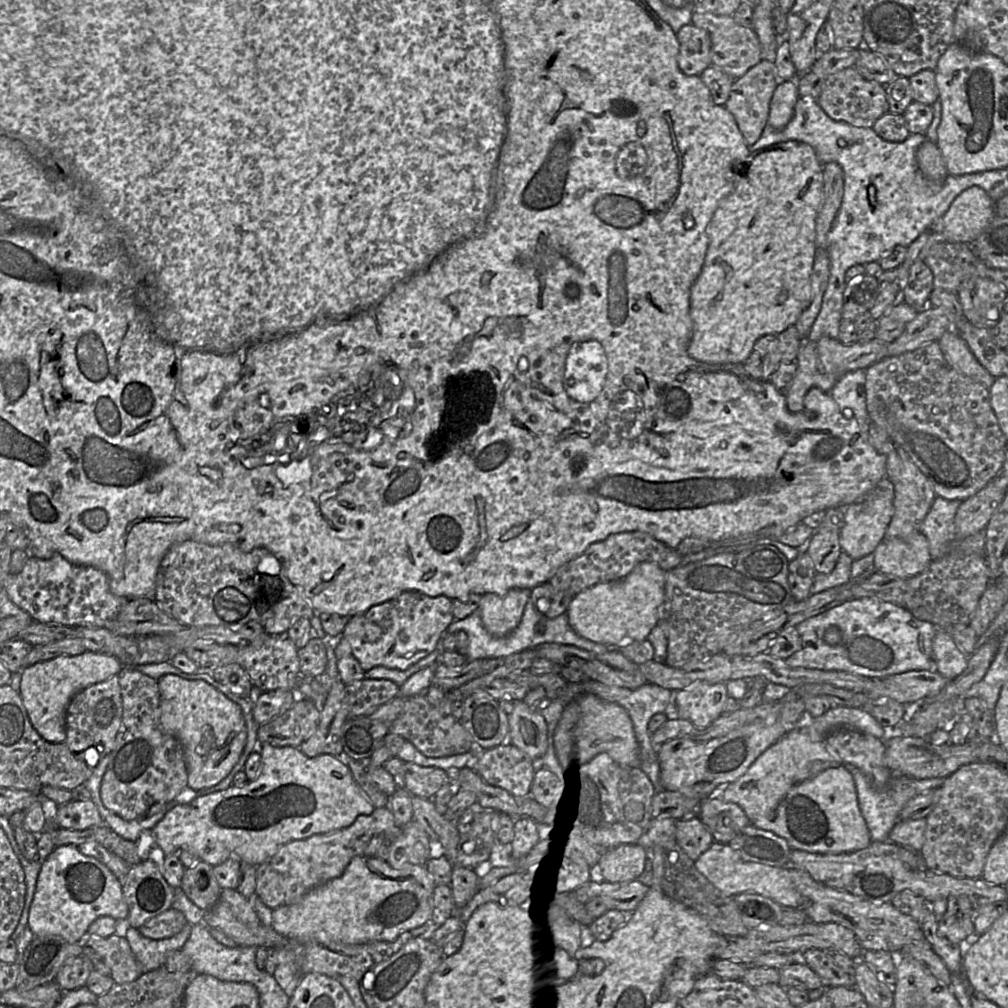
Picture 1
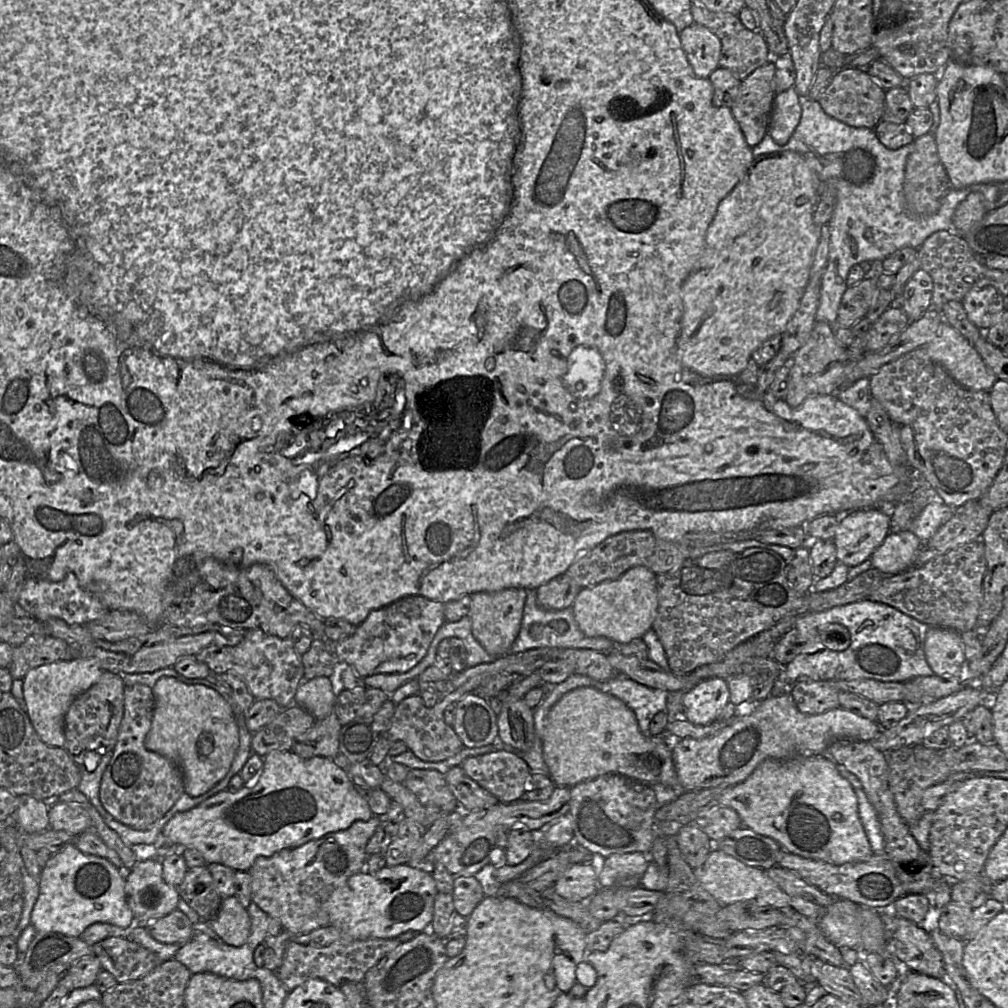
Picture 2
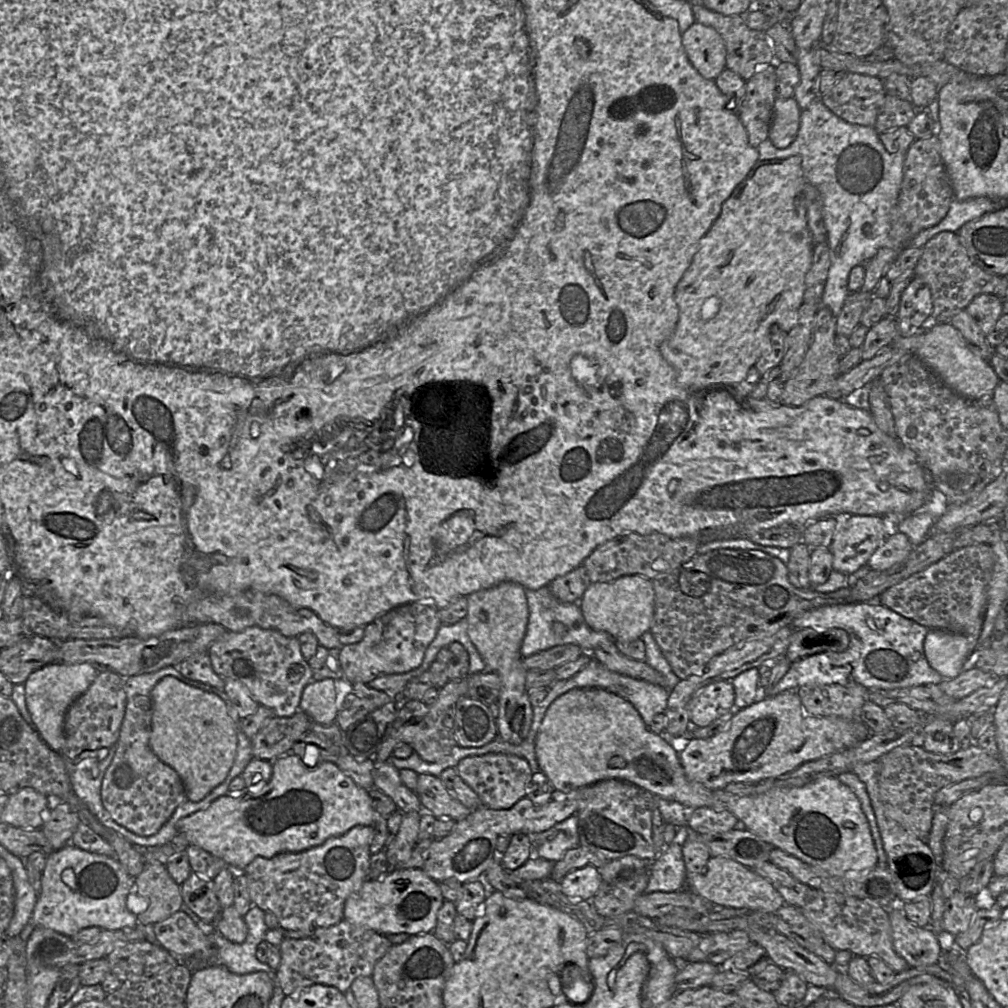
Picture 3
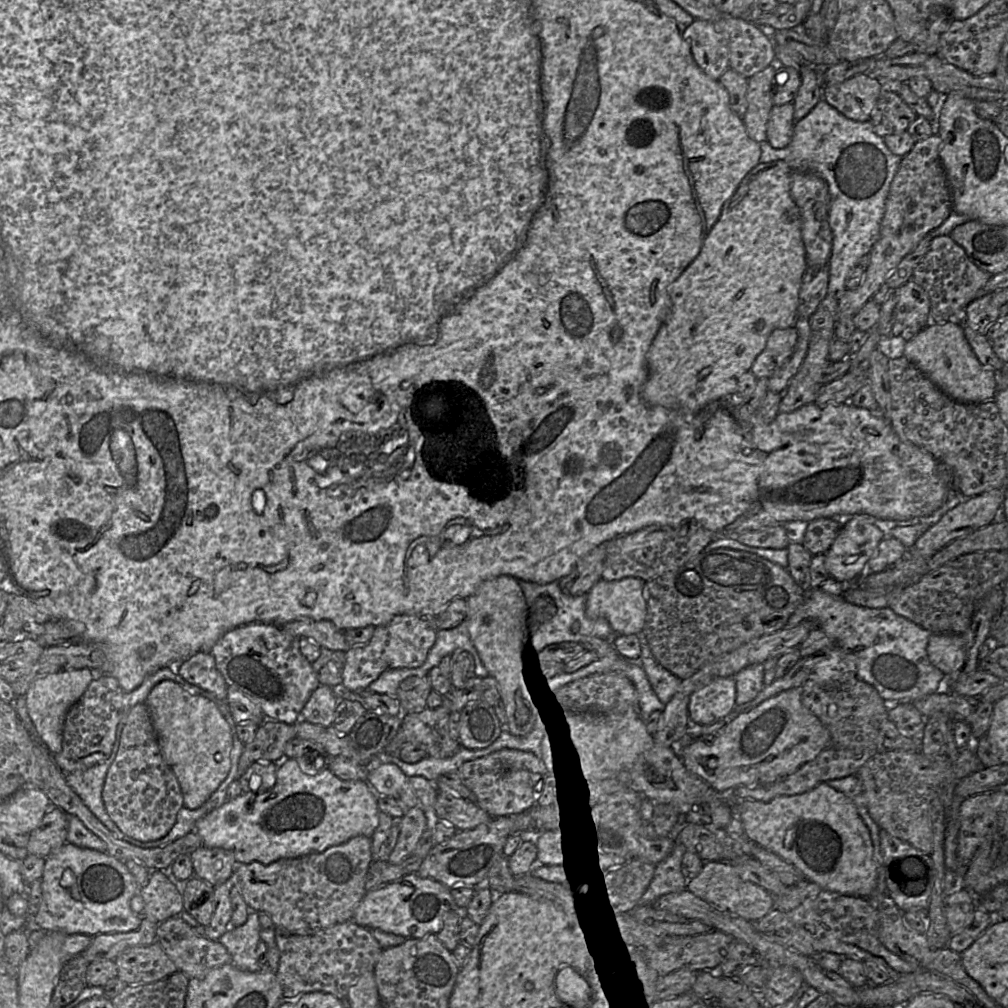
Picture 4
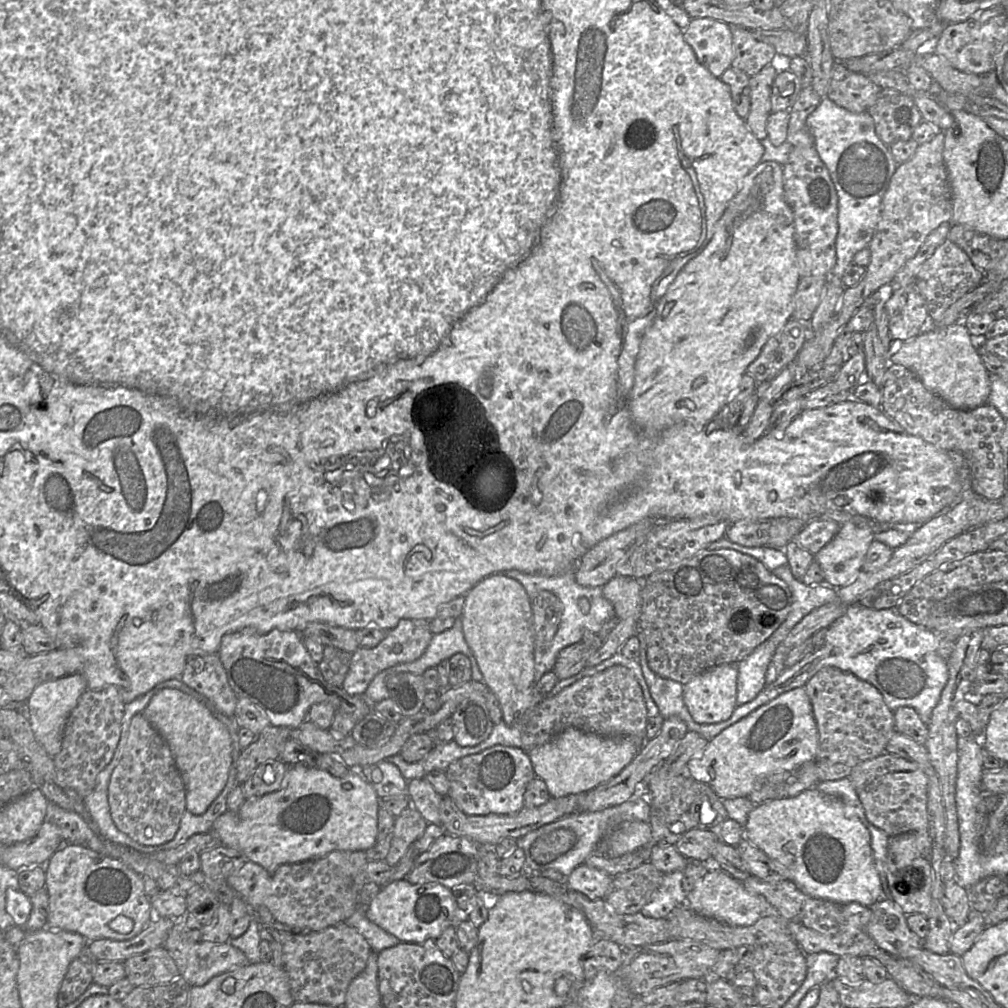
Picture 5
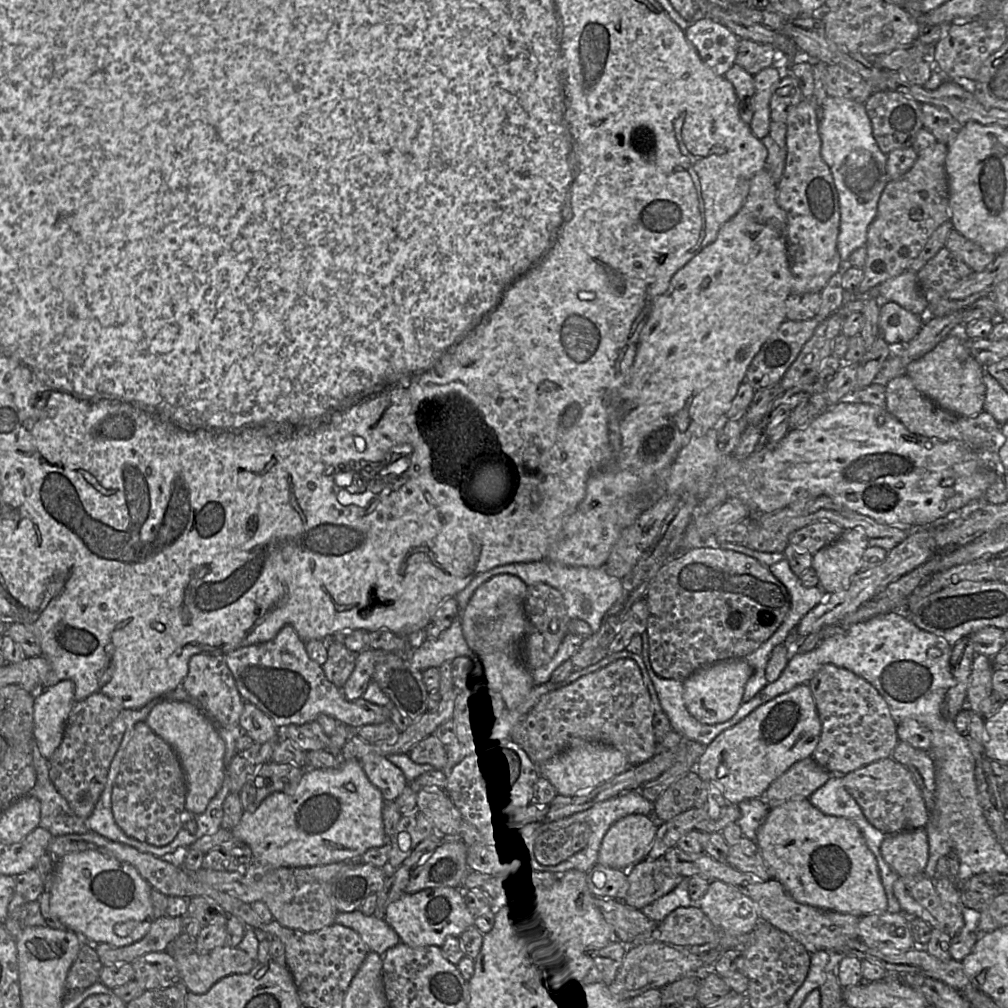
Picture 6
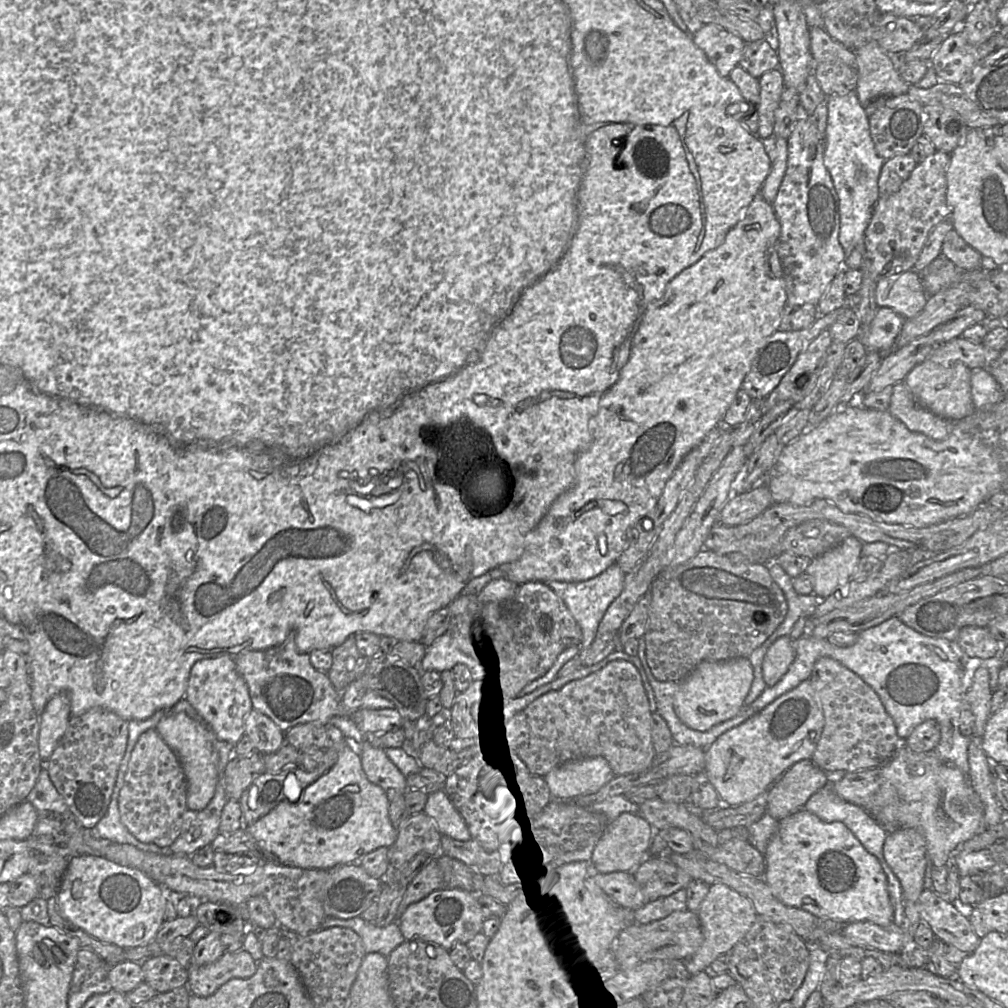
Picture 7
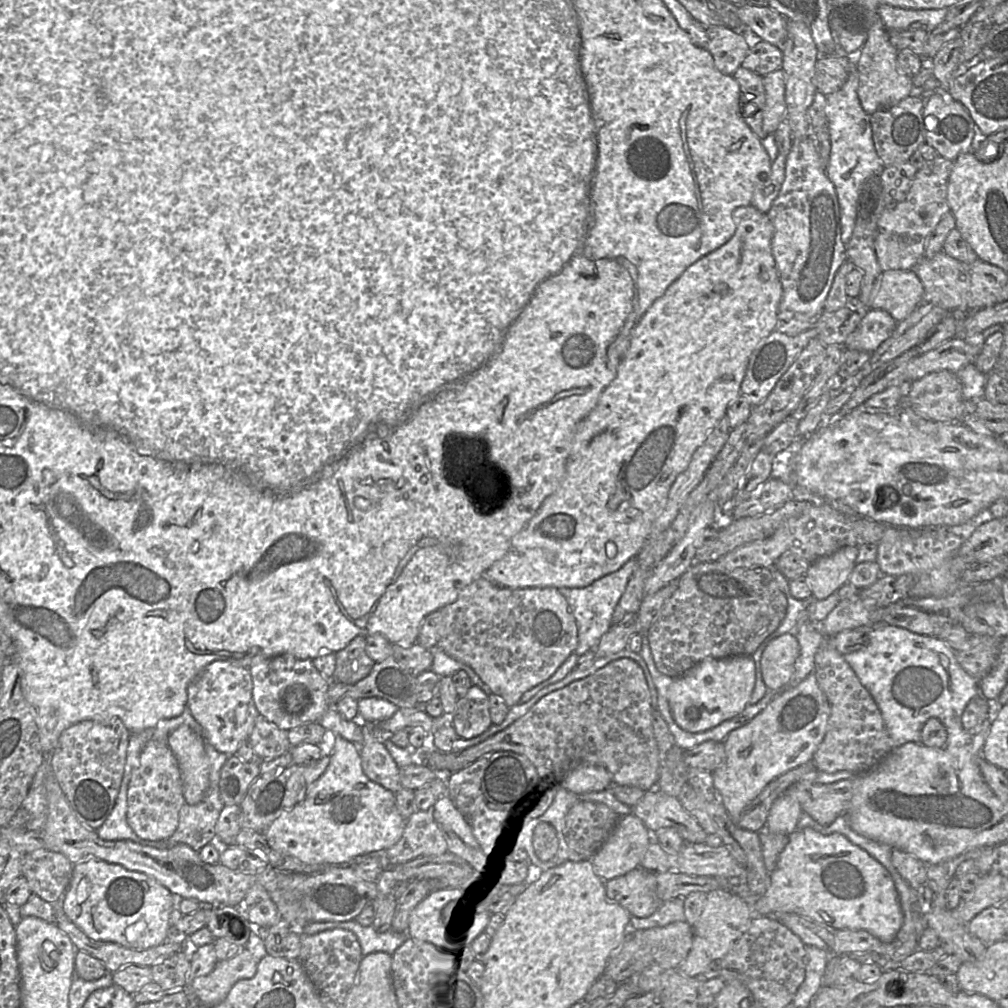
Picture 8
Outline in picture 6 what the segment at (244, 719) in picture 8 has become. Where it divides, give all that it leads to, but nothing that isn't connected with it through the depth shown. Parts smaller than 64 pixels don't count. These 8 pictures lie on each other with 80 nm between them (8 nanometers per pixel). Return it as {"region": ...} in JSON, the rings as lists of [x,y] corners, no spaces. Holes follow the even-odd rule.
{"region":[[[200,653],[190,657],[188,673],[181,685],[217,723],[227,729],[237,729],[244,700],[239,694],[233,675],[226,664],[225,655]]]}

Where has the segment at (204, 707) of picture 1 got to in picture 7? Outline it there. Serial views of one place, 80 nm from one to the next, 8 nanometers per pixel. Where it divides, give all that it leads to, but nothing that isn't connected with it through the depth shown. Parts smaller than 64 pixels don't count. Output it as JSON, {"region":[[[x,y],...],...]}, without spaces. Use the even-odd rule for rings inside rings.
{"region":[[[185,712],[160,719],[157,733],[177,754],[186,779],[186,805],[193,811],[203,810],[214,796],[218,782],[218,753],[208,740],[207,724],[200,723]]]}

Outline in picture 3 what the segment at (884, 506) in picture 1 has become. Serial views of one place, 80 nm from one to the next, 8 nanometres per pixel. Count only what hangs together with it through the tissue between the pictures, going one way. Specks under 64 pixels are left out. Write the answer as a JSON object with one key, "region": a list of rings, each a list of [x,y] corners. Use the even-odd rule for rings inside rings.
{"region":[[[856,515],[842,521],[838,521],[829,550],[832,553],[833,570],[849,575],[857,571],[862,566],[868,564],[869,559],[887,538],[887,526],[882,516]]]}

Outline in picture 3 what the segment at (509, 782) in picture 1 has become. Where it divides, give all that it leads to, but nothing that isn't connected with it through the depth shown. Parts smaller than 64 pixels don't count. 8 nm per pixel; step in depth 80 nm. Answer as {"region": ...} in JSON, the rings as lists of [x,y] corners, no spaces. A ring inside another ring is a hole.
{"region":[[[505,753],[467,757],[458,763],[457,769],[465,783],[479,796],[482,806],[494,810],[510,809],[527,797],[533,776],[527,760]]]}

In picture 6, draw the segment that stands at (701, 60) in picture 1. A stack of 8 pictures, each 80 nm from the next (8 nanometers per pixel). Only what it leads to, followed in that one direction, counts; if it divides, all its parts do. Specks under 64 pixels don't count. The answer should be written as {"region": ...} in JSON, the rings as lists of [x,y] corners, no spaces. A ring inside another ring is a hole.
{"region":[[[698,16],[684,31],[703,63],[718,76],[735,64],[739,38],[726,26],[706,16]]]}

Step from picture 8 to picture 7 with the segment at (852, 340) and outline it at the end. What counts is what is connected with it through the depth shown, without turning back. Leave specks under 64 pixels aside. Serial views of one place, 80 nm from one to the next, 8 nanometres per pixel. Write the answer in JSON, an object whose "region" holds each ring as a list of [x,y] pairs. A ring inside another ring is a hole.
{"region":[[[878,307],[872,322],[861,330],[859,339],[868,351],[890,353],[905,320],[889,307]]]}

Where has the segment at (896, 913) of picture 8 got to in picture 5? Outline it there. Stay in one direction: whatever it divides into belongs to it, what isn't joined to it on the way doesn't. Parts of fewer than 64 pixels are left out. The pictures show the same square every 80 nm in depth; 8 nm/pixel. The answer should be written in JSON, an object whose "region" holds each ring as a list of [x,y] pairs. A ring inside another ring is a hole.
{"region":[[[816,786],[793,797],[778,797],[757,804],[743,828],[744,838],[777,863],[783,878],[795,882],[807,895],[837,903],[858,902],[868,907],[883,898],[869,830],[840,799],[822,793]]]}

